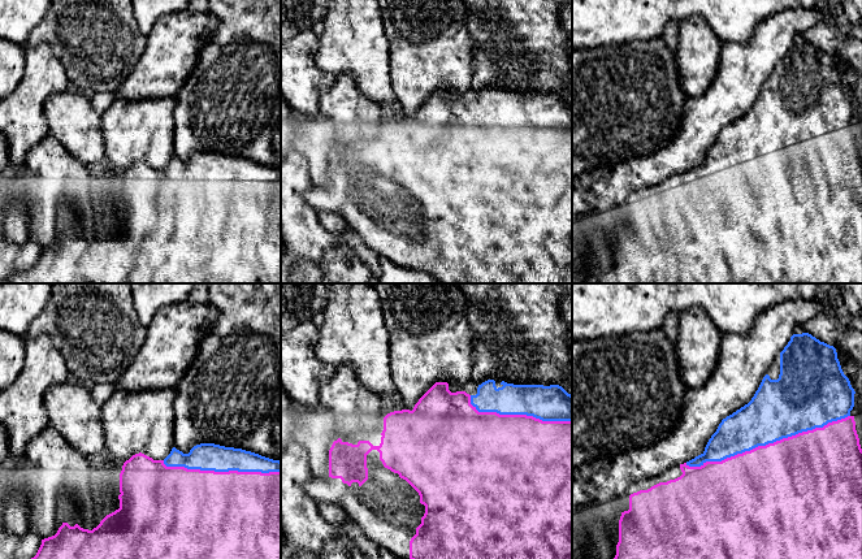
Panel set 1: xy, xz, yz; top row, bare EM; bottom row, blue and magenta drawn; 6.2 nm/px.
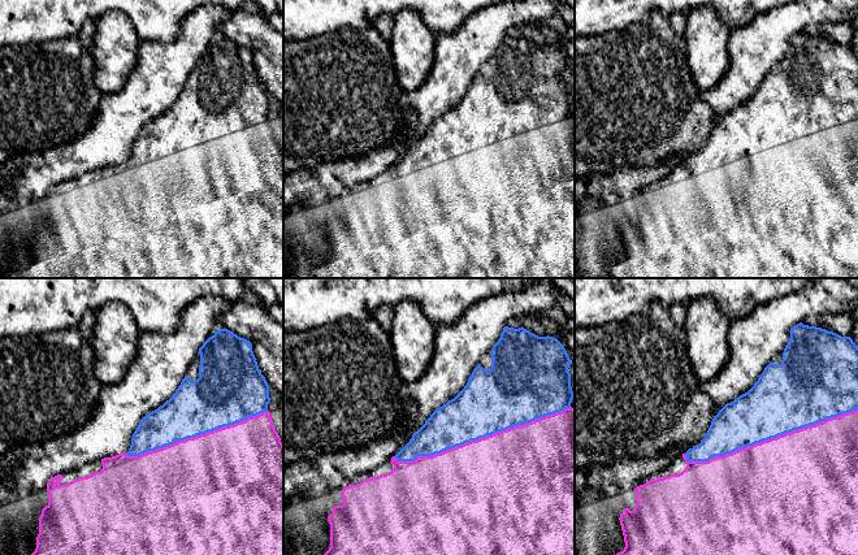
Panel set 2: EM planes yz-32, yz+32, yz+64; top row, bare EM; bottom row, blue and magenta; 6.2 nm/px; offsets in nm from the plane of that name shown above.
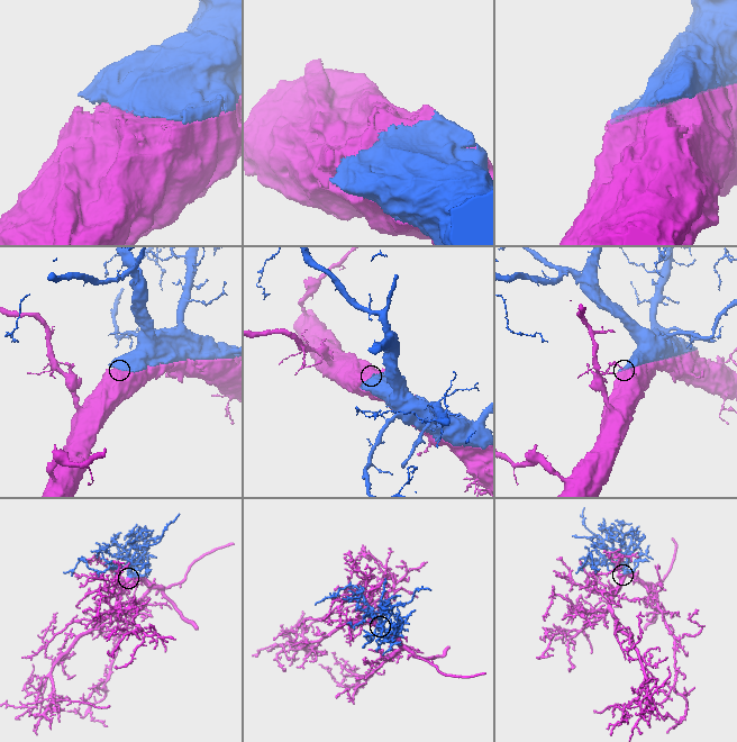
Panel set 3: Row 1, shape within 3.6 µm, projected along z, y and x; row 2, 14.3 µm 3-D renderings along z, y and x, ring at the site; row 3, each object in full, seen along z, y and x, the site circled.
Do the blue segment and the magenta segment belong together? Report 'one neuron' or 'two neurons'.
one neuron

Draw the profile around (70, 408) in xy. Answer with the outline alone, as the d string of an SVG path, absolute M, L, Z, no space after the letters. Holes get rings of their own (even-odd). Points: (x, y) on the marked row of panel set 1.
M59 384L44 394L48 425L57 430L68 445L88 458L104 451L101 407L94 400L90 387L82 384Z

